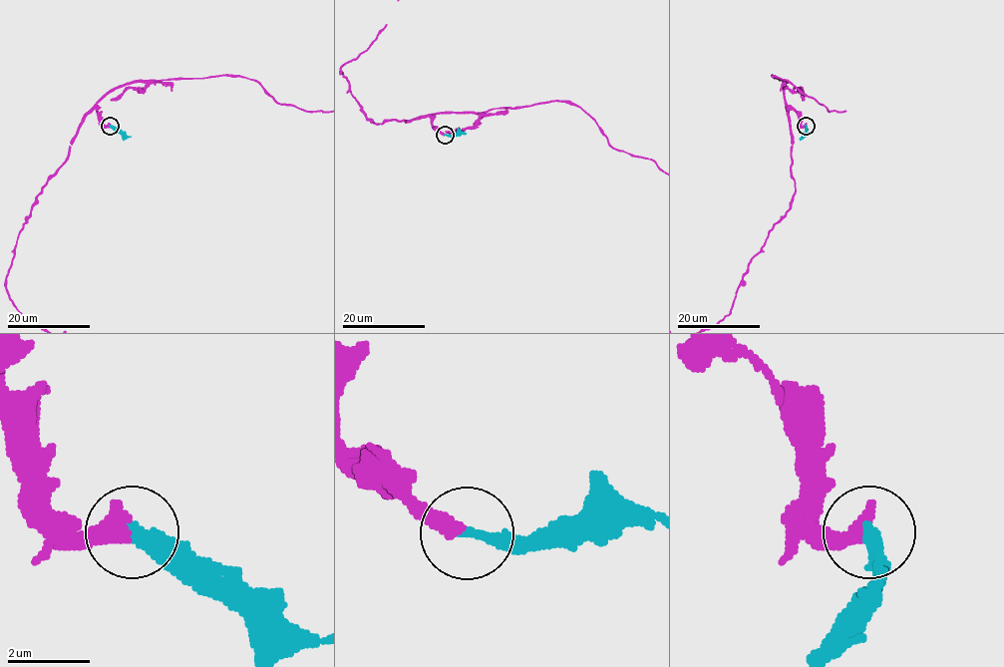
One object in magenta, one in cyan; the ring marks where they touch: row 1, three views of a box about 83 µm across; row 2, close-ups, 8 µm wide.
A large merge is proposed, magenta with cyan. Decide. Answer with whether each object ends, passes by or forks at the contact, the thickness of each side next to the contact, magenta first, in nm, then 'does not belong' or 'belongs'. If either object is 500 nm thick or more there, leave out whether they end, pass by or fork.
magenta ends | cyan ends | 460/320 nm | belongs

